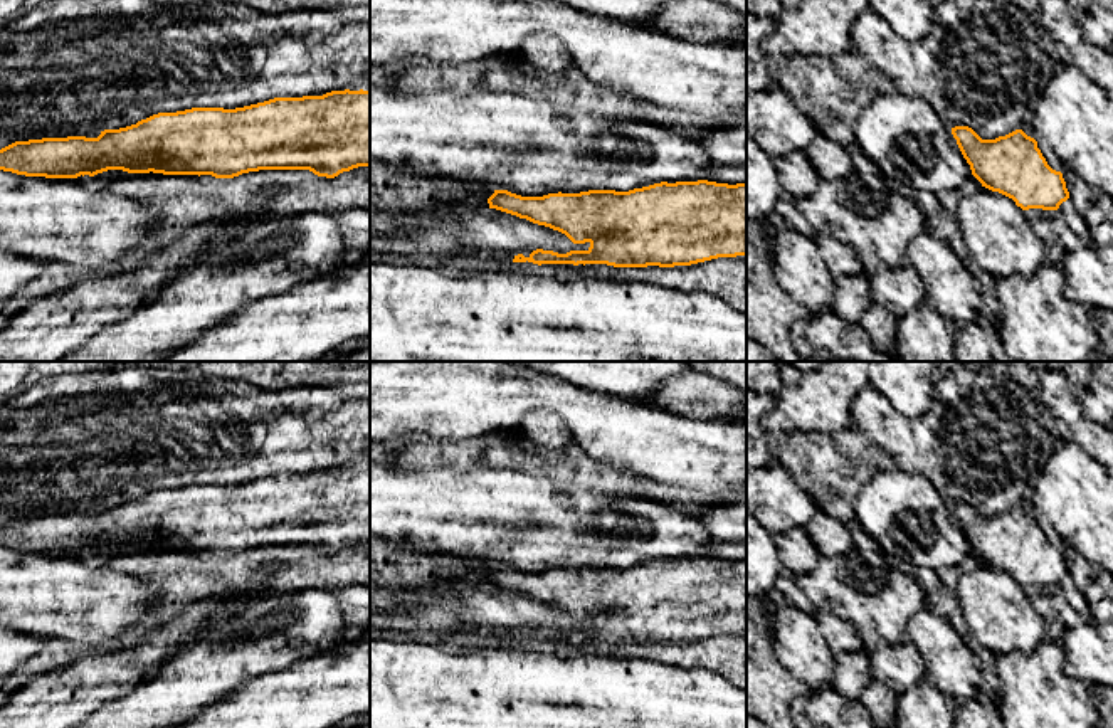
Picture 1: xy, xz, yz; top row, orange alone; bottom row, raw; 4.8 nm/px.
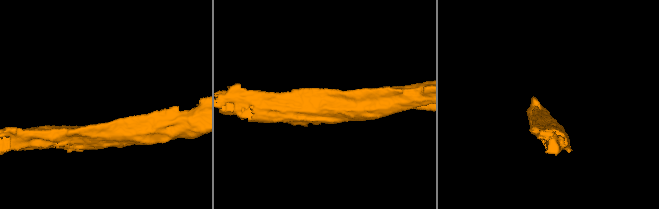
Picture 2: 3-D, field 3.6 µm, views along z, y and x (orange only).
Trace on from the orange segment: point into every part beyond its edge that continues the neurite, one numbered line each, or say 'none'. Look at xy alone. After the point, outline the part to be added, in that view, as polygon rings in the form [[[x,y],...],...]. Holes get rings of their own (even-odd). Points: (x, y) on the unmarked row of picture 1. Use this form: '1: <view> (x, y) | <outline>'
none

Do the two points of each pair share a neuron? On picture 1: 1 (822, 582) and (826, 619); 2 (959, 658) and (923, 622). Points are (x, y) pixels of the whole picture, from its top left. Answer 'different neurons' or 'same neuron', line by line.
1: different neurons
2: same neuron

